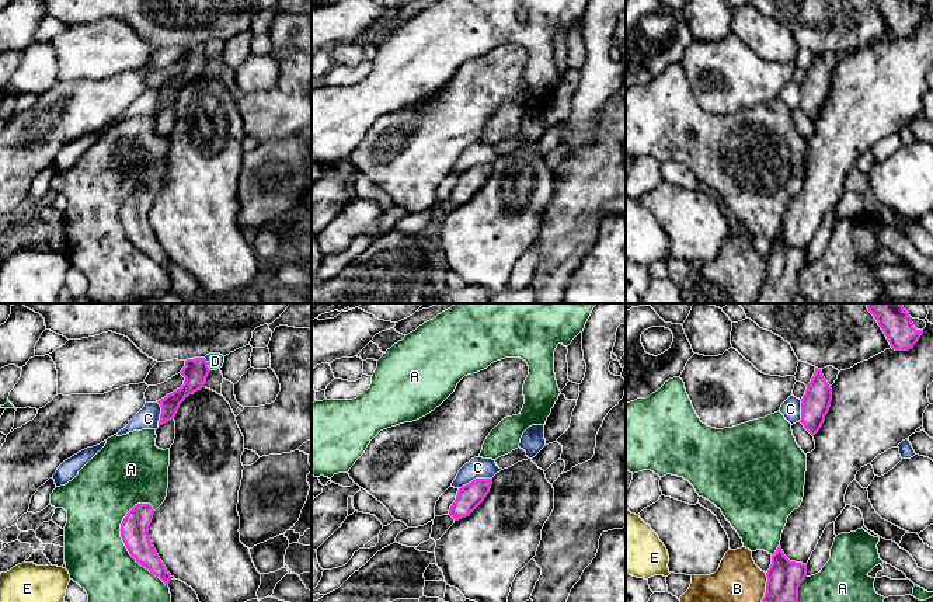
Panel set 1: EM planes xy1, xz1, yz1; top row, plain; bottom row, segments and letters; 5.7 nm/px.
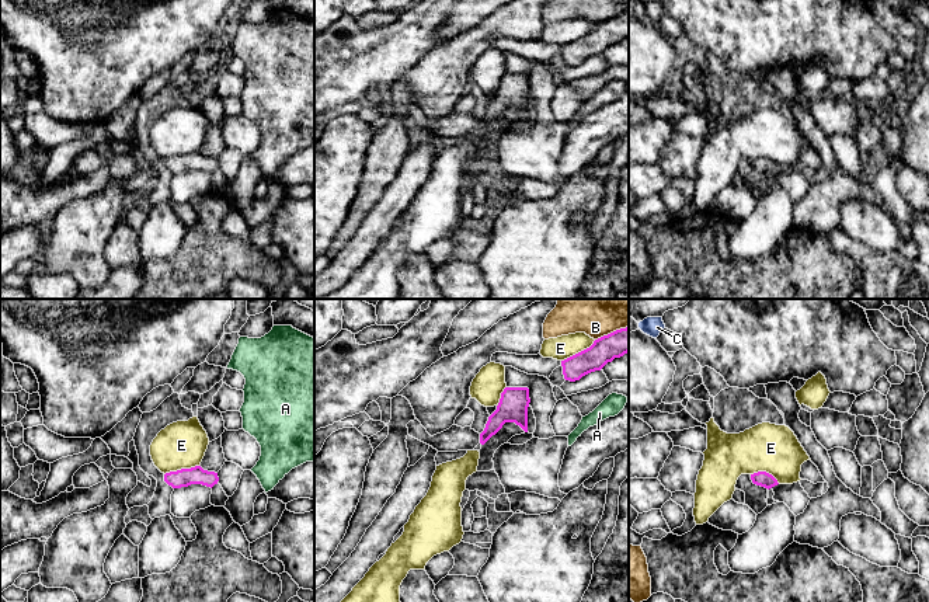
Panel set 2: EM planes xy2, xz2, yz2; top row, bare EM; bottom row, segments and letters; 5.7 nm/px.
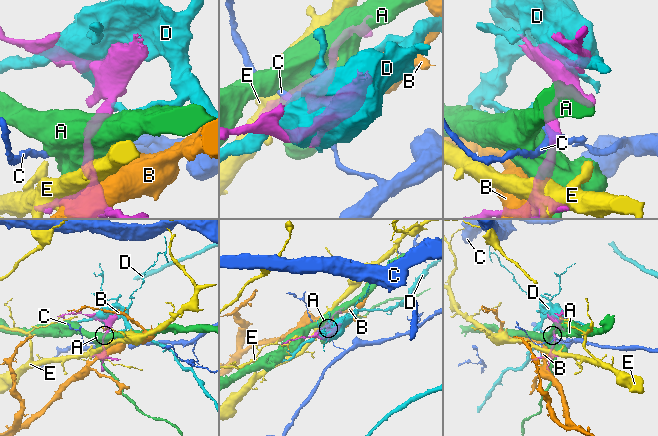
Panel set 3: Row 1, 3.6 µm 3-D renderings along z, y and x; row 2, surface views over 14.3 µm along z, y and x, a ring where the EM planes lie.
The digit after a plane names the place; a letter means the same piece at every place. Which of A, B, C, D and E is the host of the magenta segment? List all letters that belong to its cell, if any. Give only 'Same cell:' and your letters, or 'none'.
Same cell: none

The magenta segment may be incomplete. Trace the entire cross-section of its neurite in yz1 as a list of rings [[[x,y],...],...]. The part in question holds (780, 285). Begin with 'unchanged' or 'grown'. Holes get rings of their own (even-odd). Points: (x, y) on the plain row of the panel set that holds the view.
unchanged; [[[779,232],[766,262],[766,278],[756,303],[793,303],[800,295],[798,272],[807,262],[807,250],[790,247]]]

